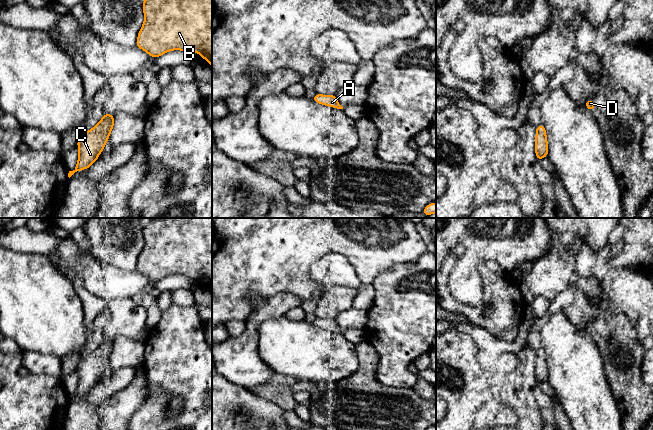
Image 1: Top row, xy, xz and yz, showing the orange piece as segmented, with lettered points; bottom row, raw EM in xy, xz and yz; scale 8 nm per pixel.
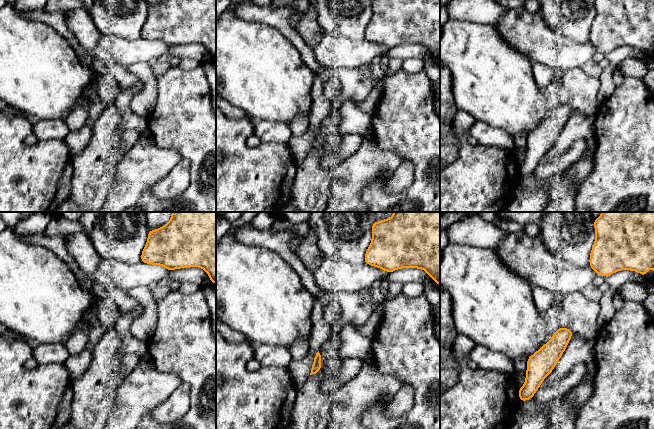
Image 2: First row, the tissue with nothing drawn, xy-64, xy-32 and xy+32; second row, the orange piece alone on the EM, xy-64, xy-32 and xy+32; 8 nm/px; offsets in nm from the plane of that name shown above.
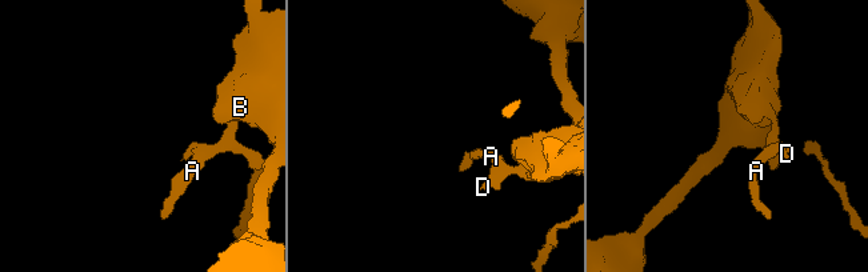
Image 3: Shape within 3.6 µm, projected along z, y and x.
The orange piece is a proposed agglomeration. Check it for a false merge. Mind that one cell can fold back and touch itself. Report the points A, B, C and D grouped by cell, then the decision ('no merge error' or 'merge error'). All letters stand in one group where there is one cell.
A B C D; no merge error

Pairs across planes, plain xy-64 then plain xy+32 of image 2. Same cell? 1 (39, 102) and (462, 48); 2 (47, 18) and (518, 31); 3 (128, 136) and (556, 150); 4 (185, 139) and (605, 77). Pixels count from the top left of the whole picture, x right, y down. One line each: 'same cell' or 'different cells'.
1: same cell
2: different cells
3: different cells
4: different cells

